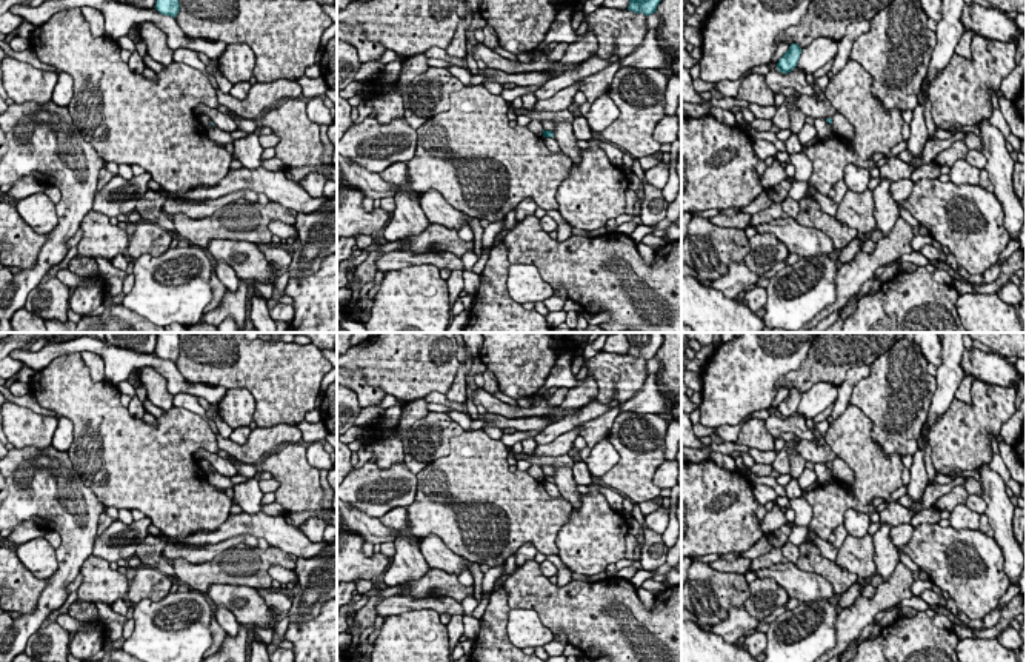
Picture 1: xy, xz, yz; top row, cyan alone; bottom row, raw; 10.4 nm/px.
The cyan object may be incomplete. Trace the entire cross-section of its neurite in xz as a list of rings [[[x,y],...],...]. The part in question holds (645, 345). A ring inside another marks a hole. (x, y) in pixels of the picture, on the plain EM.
[[[625,333],[629,342],[628,356],[645,359],[646,362],[657,356],[663,343],[663,333]]]

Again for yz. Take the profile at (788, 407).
[[[792,388],[789,394],[783,399],[783,402],[778,405],[778,416],[783,419],[791,417],[798,408],[800,399],[801,393],[797,388]]]

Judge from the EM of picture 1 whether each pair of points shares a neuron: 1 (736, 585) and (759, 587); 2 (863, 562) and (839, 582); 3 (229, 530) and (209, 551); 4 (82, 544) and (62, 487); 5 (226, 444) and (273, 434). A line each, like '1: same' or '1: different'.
1: different
2: different
3: different
4: same
5: same

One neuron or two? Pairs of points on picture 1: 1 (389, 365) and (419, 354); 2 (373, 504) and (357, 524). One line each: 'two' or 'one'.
1: one
2: two

